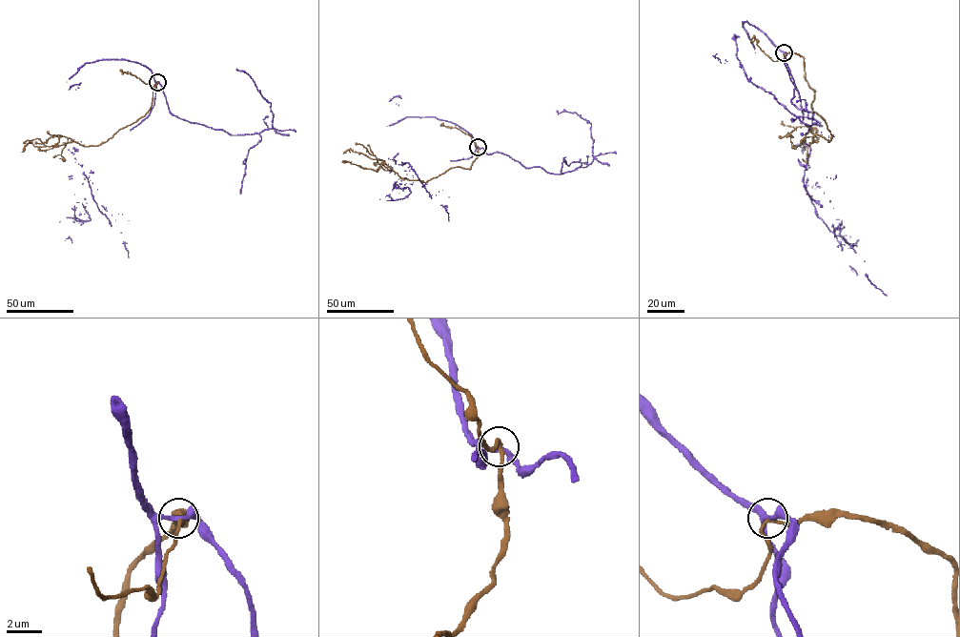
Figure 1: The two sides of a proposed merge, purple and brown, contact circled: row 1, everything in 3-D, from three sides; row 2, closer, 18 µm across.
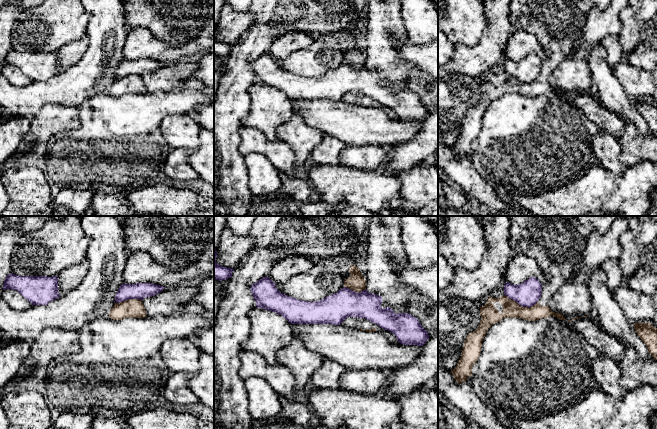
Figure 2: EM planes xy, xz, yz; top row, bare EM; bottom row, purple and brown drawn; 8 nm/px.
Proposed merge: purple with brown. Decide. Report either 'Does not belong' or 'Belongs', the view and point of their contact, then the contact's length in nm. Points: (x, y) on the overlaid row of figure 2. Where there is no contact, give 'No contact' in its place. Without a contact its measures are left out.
Does not belong. Touches purple at yz (521, 305). Shared border 280 nm

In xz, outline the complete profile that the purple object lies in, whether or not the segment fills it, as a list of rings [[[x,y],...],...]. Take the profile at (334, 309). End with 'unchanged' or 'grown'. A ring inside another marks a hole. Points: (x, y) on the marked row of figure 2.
[[[264,277],[251,285],[256,306],[278,313],[291,324],[340,325],[348,317],[365,318],[393,333],[403,345],[423,346],[428,332],[418,318],[410,313],[396,314],[390,307],[382,308],[382,297],[366,289],[357,293],[343,287],[320,301],[302,301],[281,293],[275,283]]] | unchanged

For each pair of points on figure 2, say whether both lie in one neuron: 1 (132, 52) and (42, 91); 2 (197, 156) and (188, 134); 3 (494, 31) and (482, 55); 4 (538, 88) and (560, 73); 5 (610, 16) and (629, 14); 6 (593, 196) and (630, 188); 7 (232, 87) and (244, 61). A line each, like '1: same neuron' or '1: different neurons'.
1: different neurons
2: different neurons
3: same neuron
4: different neurons
5: different neurons
6: same neuron
7: same neuron

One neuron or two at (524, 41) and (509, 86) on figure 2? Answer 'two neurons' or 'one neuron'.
two neurons

